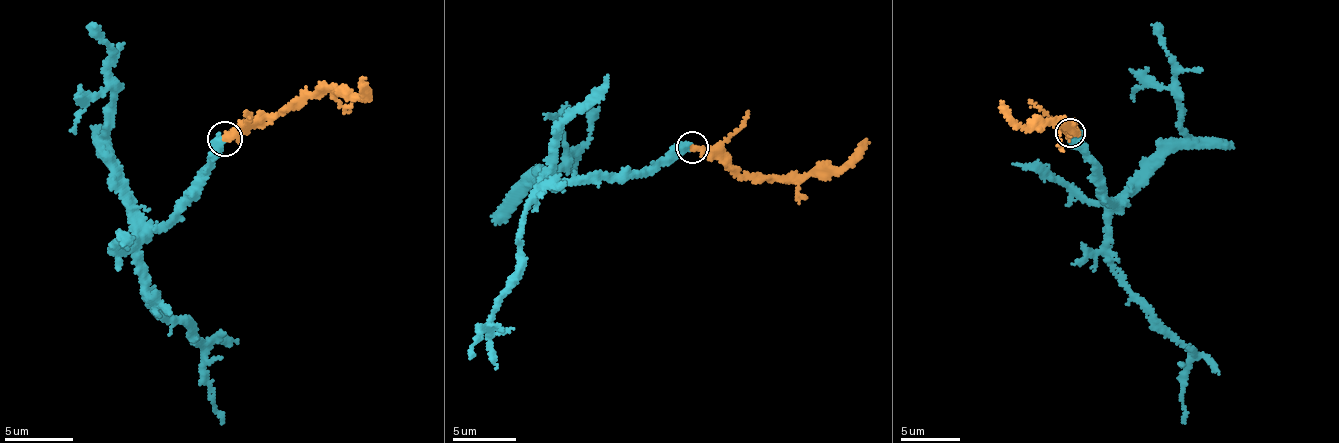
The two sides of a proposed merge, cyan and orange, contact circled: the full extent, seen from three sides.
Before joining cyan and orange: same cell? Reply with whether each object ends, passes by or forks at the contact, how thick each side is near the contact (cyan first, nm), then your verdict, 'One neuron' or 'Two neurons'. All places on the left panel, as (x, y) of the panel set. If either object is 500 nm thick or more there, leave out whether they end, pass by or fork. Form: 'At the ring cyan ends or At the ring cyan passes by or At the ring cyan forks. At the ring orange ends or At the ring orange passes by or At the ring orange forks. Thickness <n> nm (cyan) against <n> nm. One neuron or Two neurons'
At the ring cyan passes by. At the ring orange ends. Thickness 340 nm (cyan) against 280 nm. One neuron

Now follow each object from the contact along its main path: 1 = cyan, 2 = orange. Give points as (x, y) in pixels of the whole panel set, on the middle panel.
1: (691, 147), (630, 176), (565, 184), (551, 178), (533, 191), (520, 223), (517, 271), (470, 347), (470, 359)
2: (691, 147), (758, 178), (806, 178), (832, 174), (854, 157), (866, 139)

